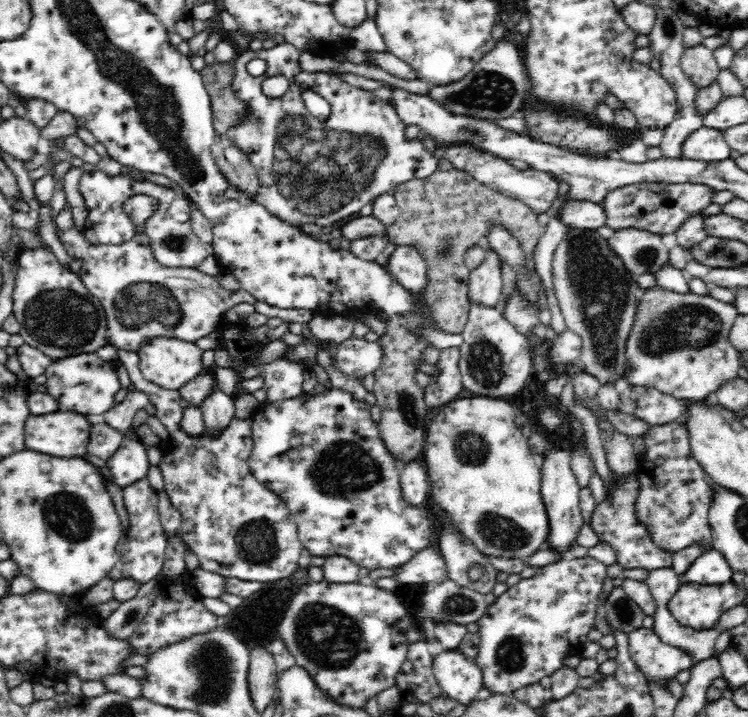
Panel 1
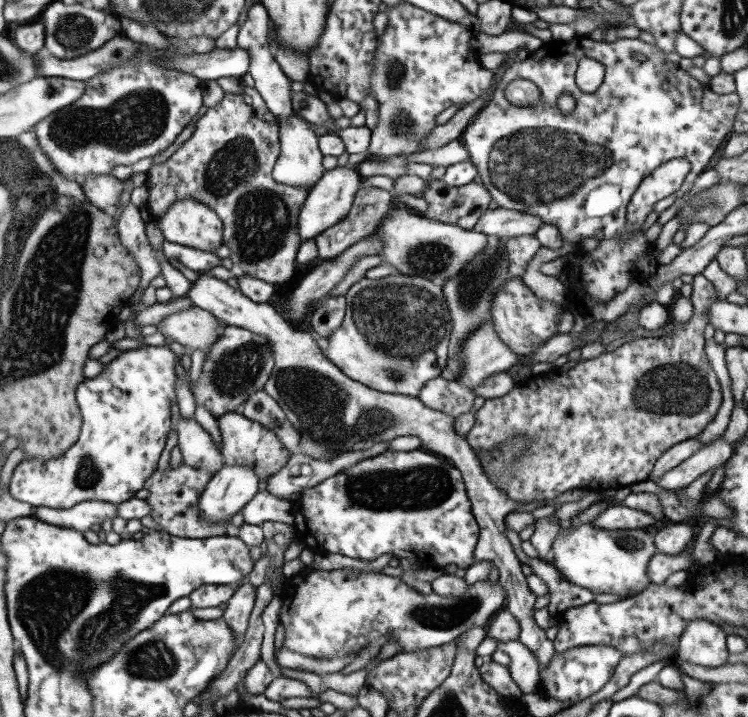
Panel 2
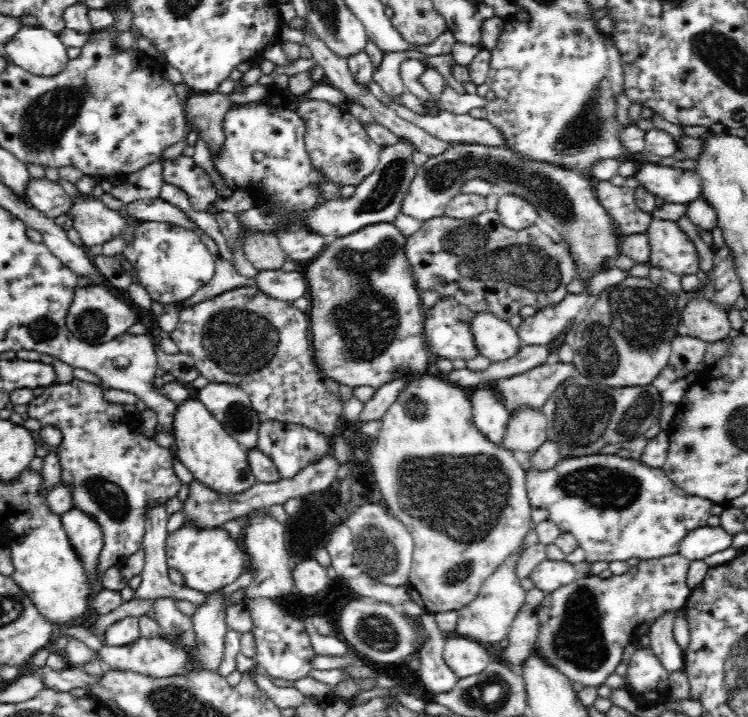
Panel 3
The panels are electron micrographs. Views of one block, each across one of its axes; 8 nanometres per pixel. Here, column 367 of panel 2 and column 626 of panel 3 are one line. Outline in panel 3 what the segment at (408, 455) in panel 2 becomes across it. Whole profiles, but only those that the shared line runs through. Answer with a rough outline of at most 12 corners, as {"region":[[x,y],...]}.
{"region":[[640,460],[526,472],[586,562],[657,559],[714,503]]}

